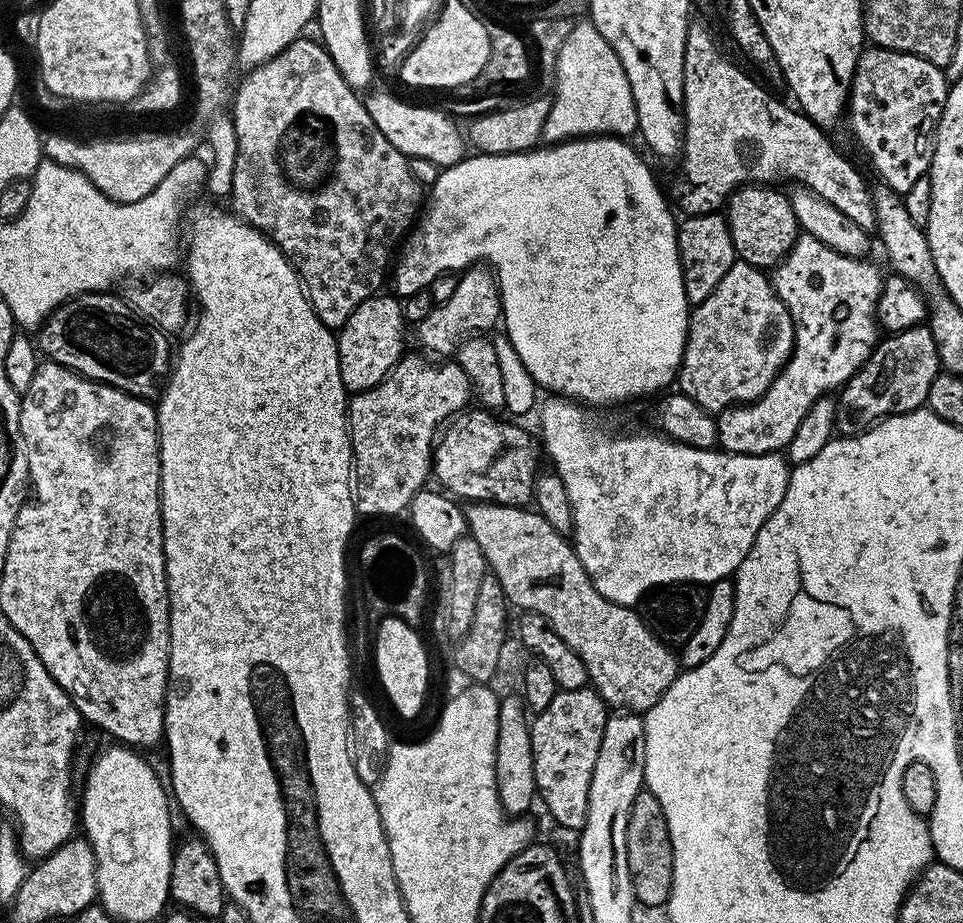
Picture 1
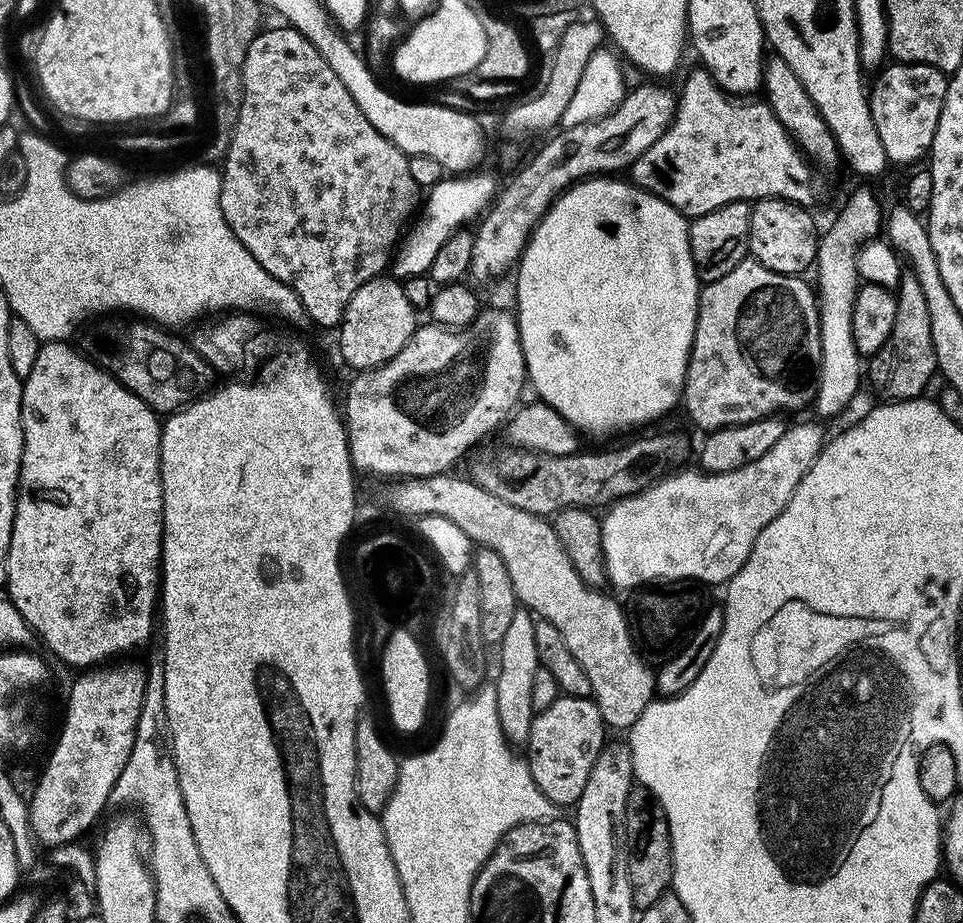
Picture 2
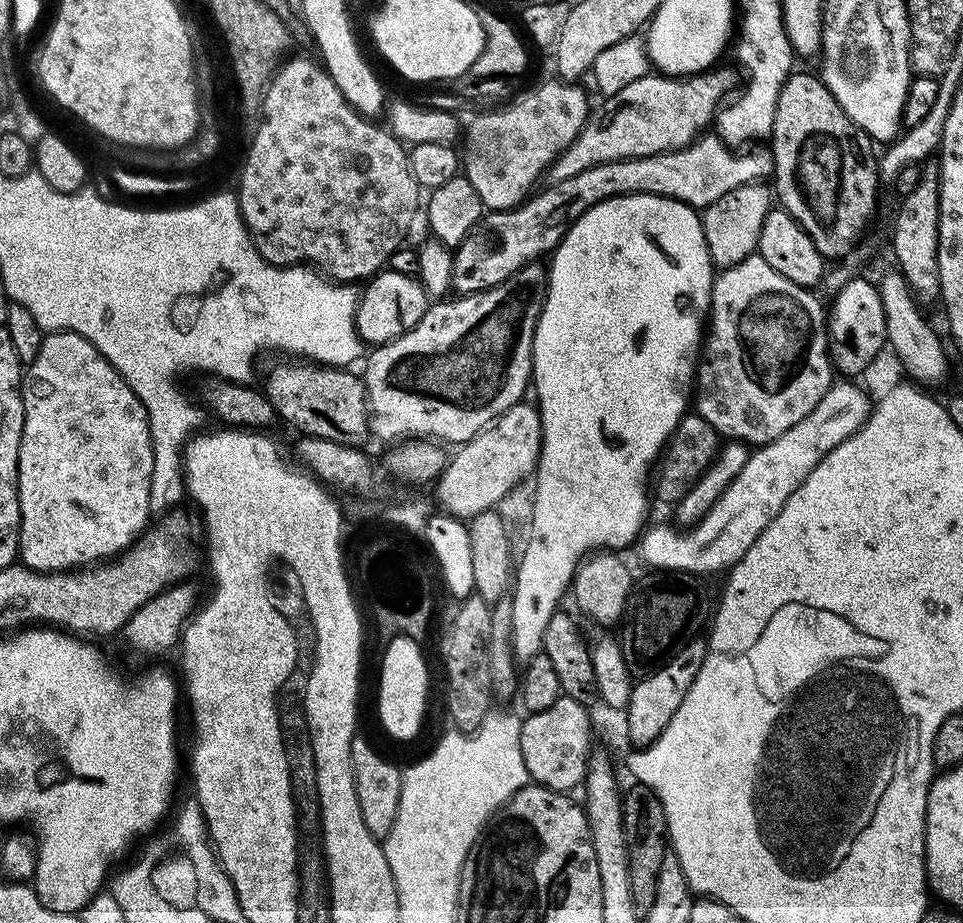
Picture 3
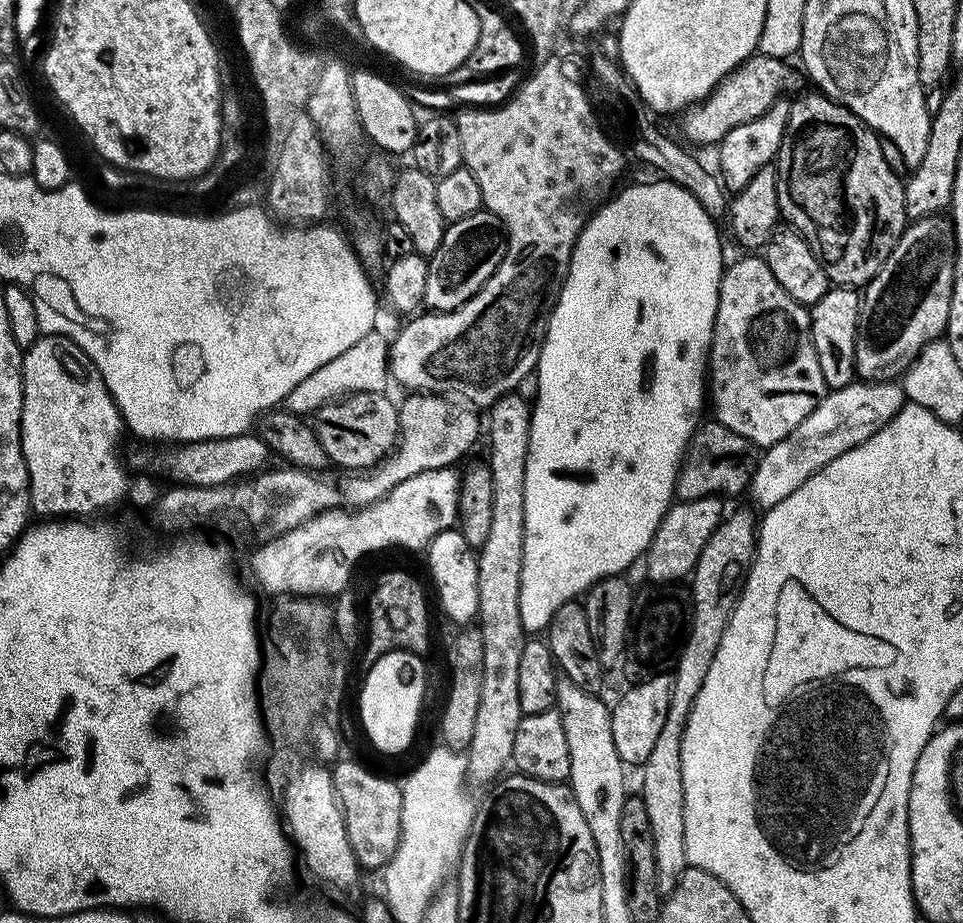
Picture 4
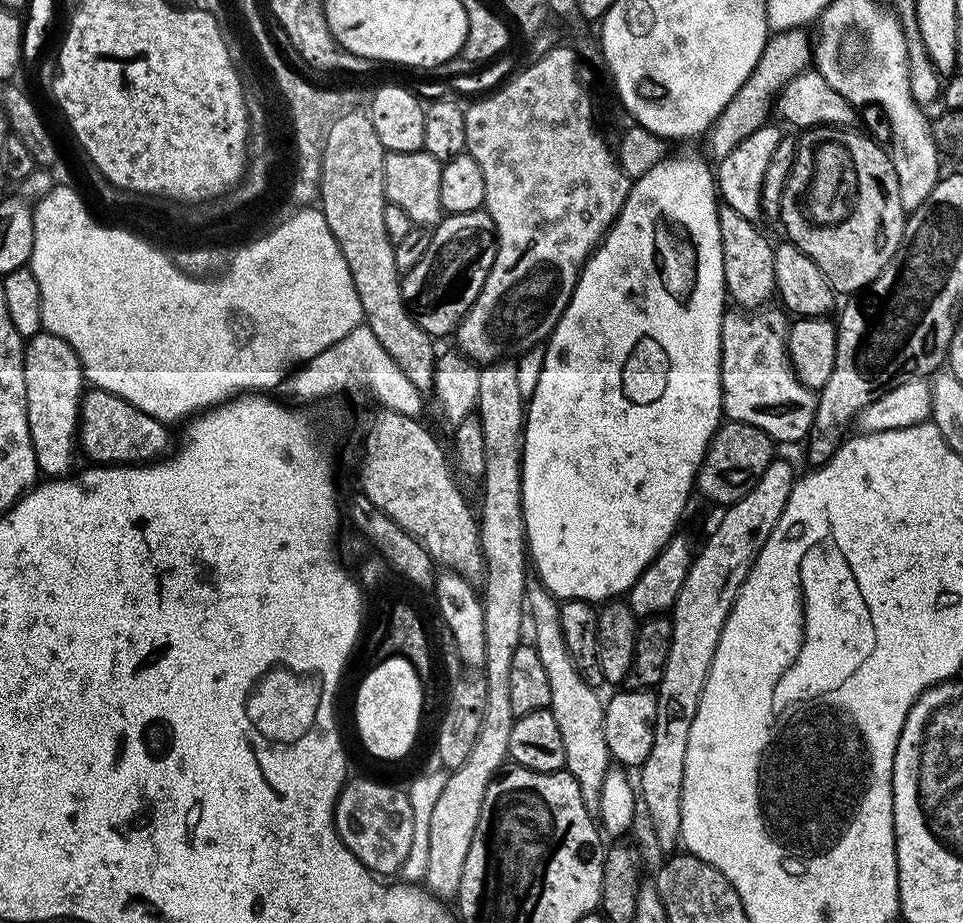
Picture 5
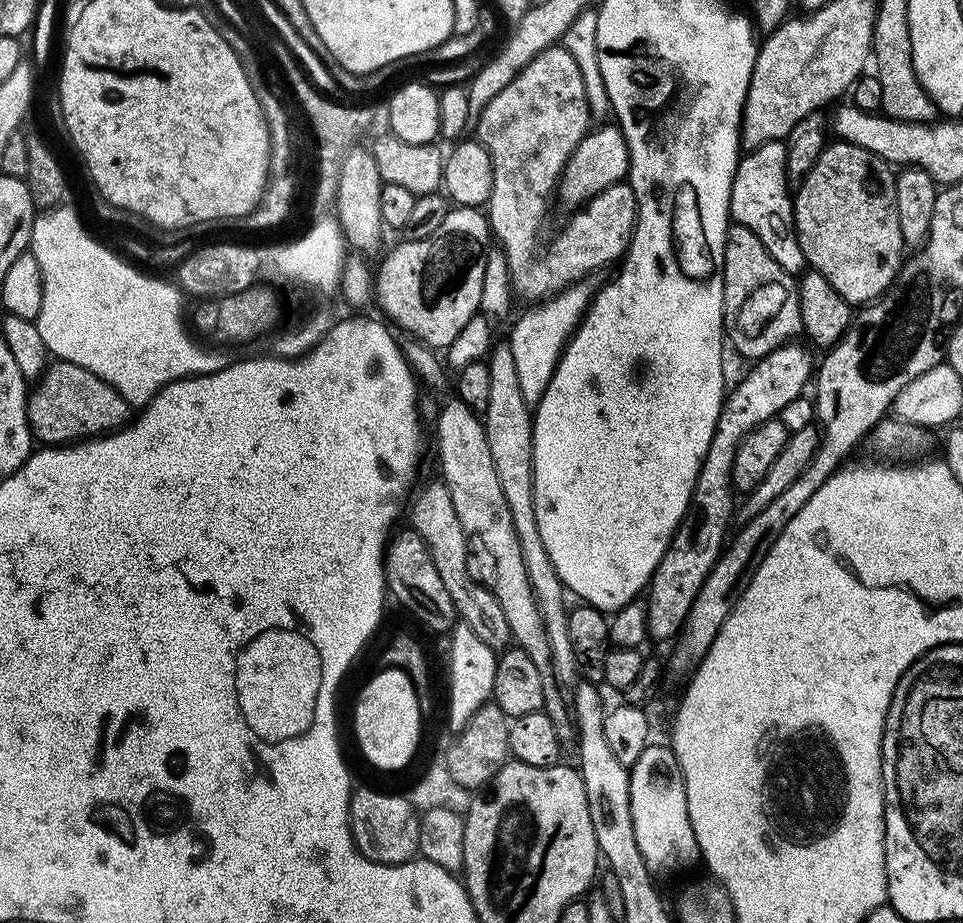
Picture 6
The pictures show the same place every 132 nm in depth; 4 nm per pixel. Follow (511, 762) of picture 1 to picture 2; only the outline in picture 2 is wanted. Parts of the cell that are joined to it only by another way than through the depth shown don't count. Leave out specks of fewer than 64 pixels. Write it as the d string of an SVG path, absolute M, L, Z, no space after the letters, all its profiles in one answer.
M518 610L514 614L514 622L510 622L510 630L506 630L506 638L502 638L502 642L498 645L500 673L494 677L498 694L498 726L502 726L502 734L513 746L527 745L532 718L536 715L530 699L534 670L541 668L538 645L534 642L535 629L533 617L527 611Z

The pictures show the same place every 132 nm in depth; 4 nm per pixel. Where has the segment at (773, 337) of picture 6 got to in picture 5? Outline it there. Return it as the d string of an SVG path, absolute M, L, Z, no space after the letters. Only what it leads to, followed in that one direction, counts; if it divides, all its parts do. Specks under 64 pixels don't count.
M727 206L718 207L718 234L722 238L722 262L724 263L724 287L733 305L744 310L756 310L773 299L776 290L774 278L774 247L756 229L753 221L742 218L738 210L730 210Z

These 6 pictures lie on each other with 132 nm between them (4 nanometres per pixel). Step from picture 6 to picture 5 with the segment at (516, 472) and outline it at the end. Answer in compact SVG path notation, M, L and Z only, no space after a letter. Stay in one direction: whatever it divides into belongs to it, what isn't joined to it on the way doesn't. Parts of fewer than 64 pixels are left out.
M530 578L526 582L524 587L524 602L526 605L526 616L530 621L530 640L531 643L535 644L538 650L538 658L542 658L542 667L546 670L546 678L550 682L550 702L552 703L550 711L554 714L554 722L558 722L558 730L562 733L562 746L566 746L566 762L564 768L570 775L578 782L578 790L582 790L582 798L586 802L586 806L590 810L599 809L600 806L600 795L602 794L602 782L606 778L606 774L610 770L610 757L608 754L608 747L606 746L606 734L604 733L604 705L605 701L600 700L601 693L597 689L592 688L586 682L582 682L582 674L578 674L578 666L574 666L574 662L570 658L570 650L566 650L566 638L562 638L562 622L560 621L560 604L558 603L555 596L551 592L546 590L546 586L540 583L539 579Z

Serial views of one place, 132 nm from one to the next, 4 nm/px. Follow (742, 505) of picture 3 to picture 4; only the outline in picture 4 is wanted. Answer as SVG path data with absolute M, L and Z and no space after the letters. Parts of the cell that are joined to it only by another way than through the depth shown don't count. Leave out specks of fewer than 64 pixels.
M882 380L879 382L853 382L844 388L831 389L818 402L818 406L782 442L770 446L757 459L756 473L752 476L750 485L750 497L760 510L767 510L778 506L782 498L794 494L806 478L810 478L822 466L834 462L846 450L866 442L890 418L894 418L904 408L906 397L904 389L899 383Z

